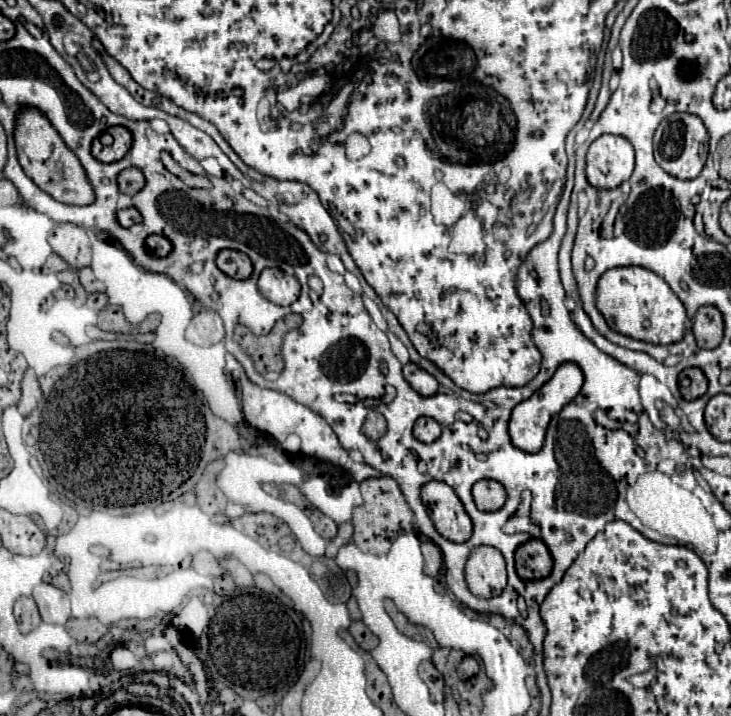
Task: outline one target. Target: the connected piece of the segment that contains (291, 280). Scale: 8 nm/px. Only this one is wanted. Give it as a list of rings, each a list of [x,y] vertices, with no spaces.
[[[265,268],[259,276],[259,292],[273,304],[289,306],[299,298],[301,286],[295,276],[281,268]]]

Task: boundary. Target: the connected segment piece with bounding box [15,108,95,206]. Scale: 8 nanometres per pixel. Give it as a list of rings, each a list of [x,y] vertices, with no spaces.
[[[33,108],[19,112],[15,128],[15,146],[19,164],[23,166],[25,174],[55,200],[77,206],[91,204],[95,200],[93,188],[85,176],[85,170],[81,168],[81,162],[77,160],[77,156],[73,156],[73,152],[69,152],[69,148],[65,148],[65,142],[61,140],[59,132],[49,124],[49,120],[41,112]]]

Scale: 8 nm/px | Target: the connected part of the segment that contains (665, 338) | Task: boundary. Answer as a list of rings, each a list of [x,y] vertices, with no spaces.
[[[639,266],[607,270],[597,284],[595,300],[609,328],[629,338],[651,342],[651,344],[673,344],[679,342],[685,334],[685,320],[687,320],[685,306],[673,294],[667,282],[651,270]]]

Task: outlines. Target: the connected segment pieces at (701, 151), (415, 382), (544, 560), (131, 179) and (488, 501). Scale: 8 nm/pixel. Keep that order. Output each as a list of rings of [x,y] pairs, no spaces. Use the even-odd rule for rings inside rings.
[[[675,112],[659,124],[655,138],[653,138],[653,146],[655,146],[655,160],[667,174],[671,174],[679,180],[693,180],[699,176],[699,172],[705,166],[709,134],[699,116]]]
[[[407,364],[407,366],[403,366],[403,376],[405,376],[405,380],[411,384],[411,388],[413,388],[415,392],[419,392],[421,396],[433,396],[433,394],[437,394],[437,390],[439,390],[437,380],[435,380],[429,372],[425,372],[423,368],[419,368],[417,364]]]
[[[529,540],[515,552],[515,568],[521,580],[547,578],[553,566],[553,558],[543,540]]]
[[[125,168],[117,176],[117,184],[119,184],[119,192],[123,192],[127,196],[135,196],[145,186],[145,178],[139,168]]]
[[[485,478],[473,486],[473,500],[479,510],[499,510],[507,500],[507,492],[497,480]]]

